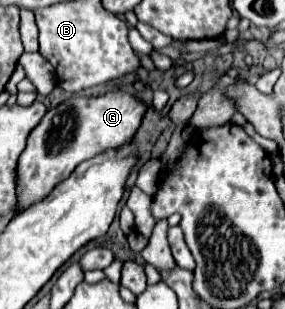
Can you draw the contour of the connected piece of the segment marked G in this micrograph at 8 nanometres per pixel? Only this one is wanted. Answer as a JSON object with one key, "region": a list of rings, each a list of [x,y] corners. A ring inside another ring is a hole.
{"region":[[[108,91],[104,95],[96,95],[96,97],[84,97],[84,95],[72,95],[68,97],[64,103],[60,103],[58,107],[50,109],[42,121],[32,129],[30,137],[28,137],[28,145],[26,151],[20,155],[18,161],[18,201],[24,207],[30,207],[38,201],[42,201],[60,181],[64,181],[78,163],[92,159],[94,155],[112,149],[112,147],[124,147],[126,143],[132,141],[136,129],[142,123],[142,117],[146,113],[146,103],[140,101],[134,95],[128,95],[124,91]]]}

